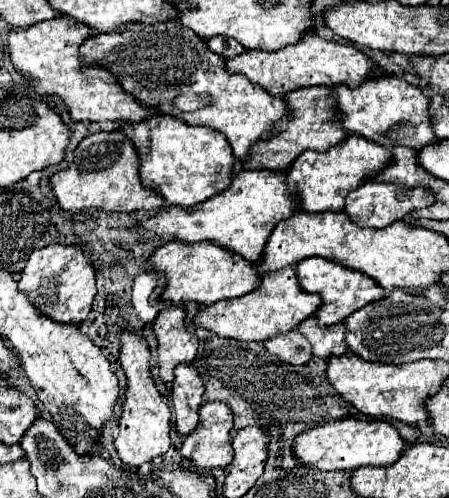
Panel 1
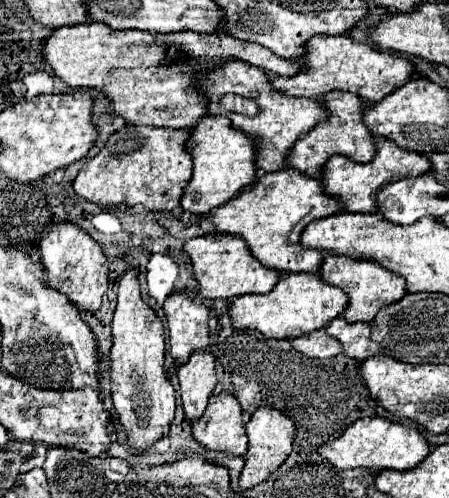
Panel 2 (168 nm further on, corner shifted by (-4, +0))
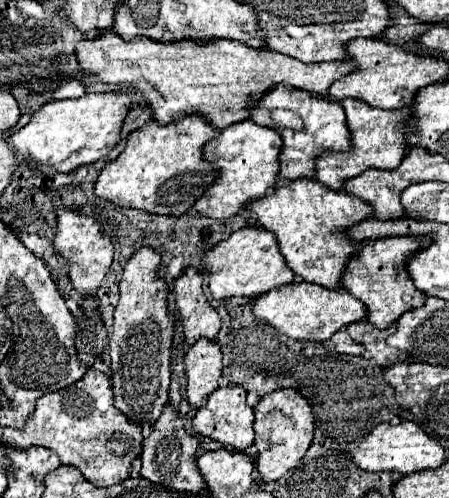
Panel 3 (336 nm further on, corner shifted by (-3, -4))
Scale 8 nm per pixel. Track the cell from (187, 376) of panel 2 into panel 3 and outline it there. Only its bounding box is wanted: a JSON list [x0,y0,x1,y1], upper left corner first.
[185,339,221,407]

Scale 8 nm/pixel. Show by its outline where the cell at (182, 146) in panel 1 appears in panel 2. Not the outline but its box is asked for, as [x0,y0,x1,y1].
[182,117,256,215]

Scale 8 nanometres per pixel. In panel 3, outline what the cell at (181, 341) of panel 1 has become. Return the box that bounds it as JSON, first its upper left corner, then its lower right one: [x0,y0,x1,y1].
[173,267,221,345]

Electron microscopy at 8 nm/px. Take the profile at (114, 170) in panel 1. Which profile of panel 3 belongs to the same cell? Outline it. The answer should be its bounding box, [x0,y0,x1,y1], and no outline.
[95,117,217,215]

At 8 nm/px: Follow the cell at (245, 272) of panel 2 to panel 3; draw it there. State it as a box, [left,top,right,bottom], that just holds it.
[203,227,295,299]

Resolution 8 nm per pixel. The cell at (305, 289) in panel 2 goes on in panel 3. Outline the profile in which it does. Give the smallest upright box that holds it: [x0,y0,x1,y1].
[251,281,365,341]

